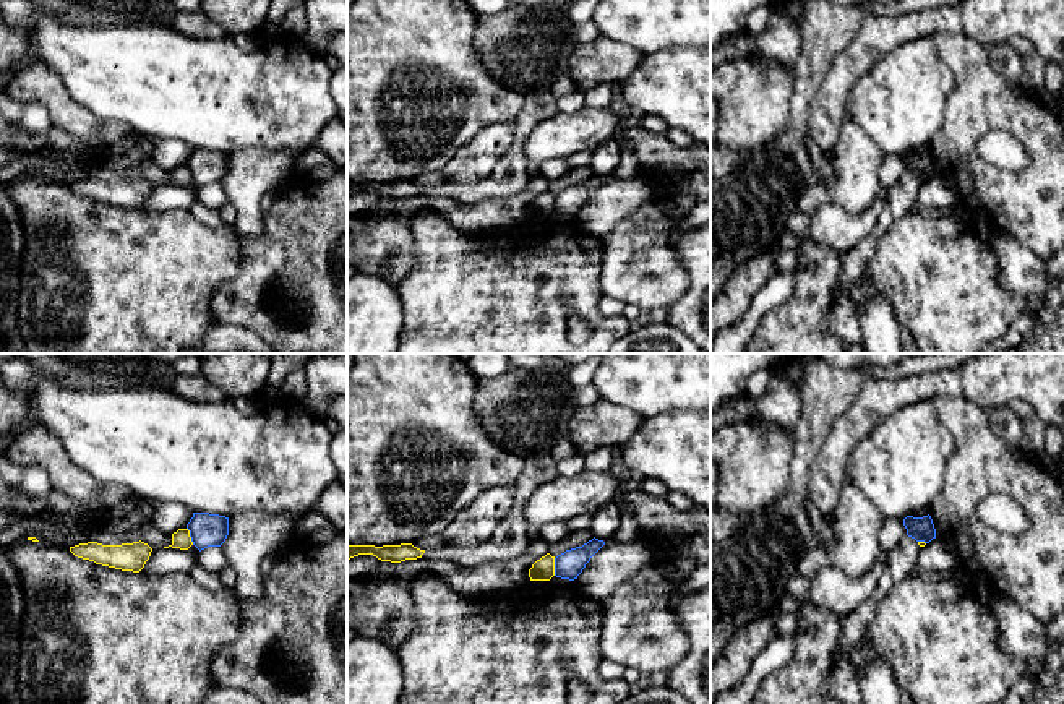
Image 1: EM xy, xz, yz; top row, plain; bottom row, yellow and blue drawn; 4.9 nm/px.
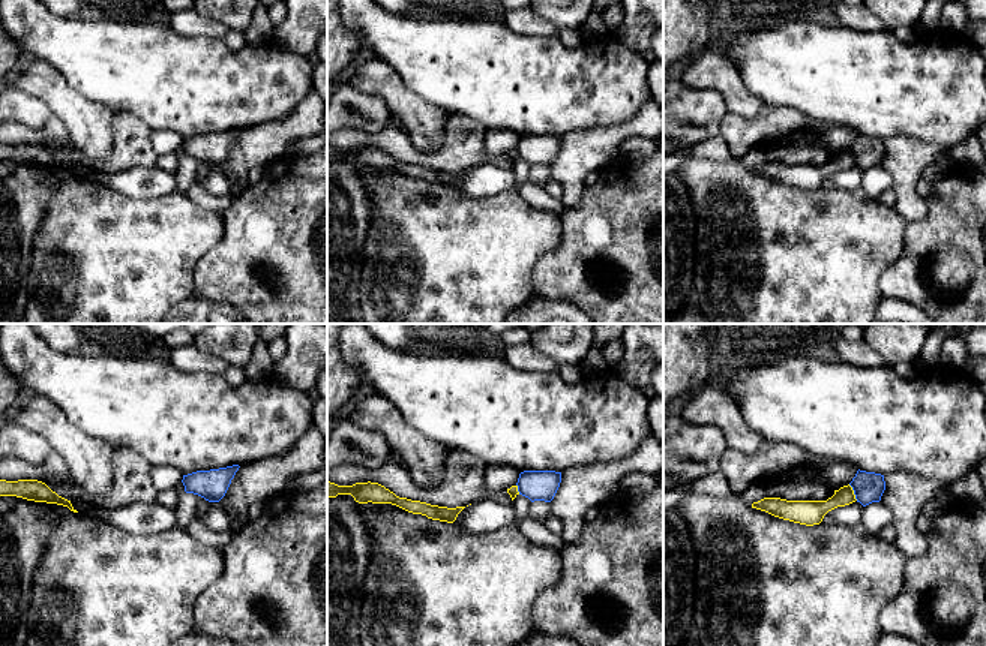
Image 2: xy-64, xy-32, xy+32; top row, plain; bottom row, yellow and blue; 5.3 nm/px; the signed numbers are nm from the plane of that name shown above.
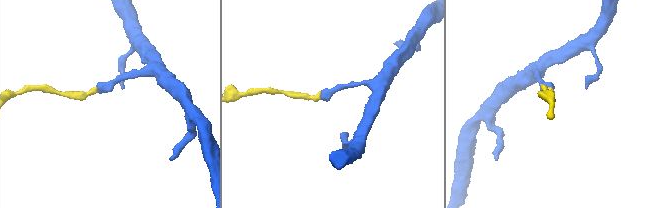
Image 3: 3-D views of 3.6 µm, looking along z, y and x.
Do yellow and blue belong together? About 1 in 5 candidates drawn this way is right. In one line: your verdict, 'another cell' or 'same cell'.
another cell

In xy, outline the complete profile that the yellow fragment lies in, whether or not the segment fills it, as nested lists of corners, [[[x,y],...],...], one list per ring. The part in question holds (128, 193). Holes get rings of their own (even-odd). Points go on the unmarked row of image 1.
[[[141,177],[122,182],[88,178],[70,183],[70,188],[78,195],[94,198],[96,201],[139,209],[149,196],[152,185]]]

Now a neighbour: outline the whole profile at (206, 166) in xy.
[[[193,149],[187,161],[193,182],[201,188],[221,183],[229,172],[229,154],[209,149]]]

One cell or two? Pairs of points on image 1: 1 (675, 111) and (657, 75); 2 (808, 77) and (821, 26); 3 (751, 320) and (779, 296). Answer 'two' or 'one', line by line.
1: one
2: one
3: one

